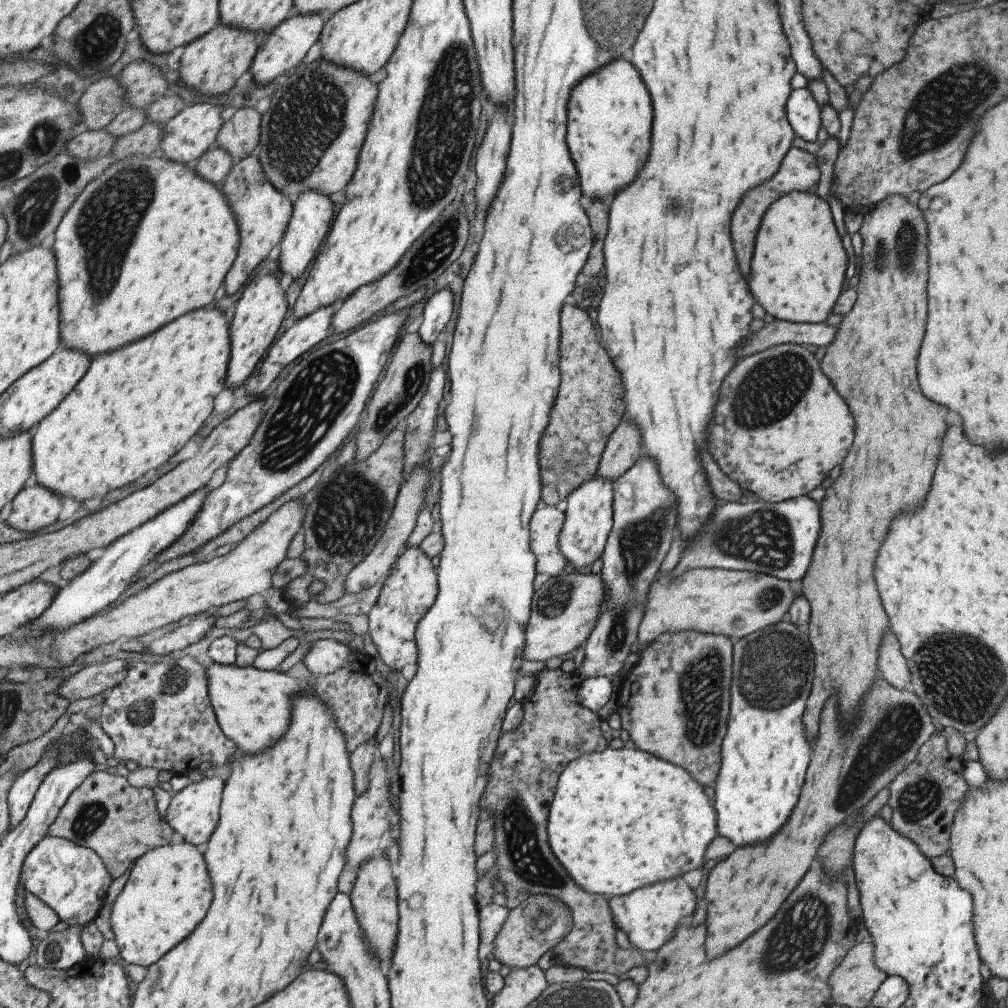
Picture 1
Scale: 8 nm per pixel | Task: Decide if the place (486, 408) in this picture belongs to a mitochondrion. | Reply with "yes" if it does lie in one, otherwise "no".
no

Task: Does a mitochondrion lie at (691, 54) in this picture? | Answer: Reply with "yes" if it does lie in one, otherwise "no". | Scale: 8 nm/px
no

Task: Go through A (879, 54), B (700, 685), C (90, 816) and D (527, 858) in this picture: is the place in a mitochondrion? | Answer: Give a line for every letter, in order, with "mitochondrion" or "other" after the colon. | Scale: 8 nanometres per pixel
A: other
B: mitochondrion
C: mitochondrion
D: mitochondrion

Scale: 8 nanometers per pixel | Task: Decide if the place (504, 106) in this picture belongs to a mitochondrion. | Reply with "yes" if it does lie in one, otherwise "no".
no

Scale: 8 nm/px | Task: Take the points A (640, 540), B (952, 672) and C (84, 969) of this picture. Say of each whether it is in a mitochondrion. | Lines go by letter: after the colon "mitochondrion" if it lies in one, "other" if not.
A: mitochondrion
B: mitochondrion
C: other

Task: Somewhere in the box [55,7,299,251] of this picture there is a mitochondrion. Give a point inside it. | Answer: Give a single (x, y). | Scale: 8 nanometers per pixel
(91, 48)

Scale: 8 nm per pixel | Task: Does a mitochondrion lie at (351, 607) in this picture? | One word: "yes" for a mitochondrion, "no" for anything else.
no

